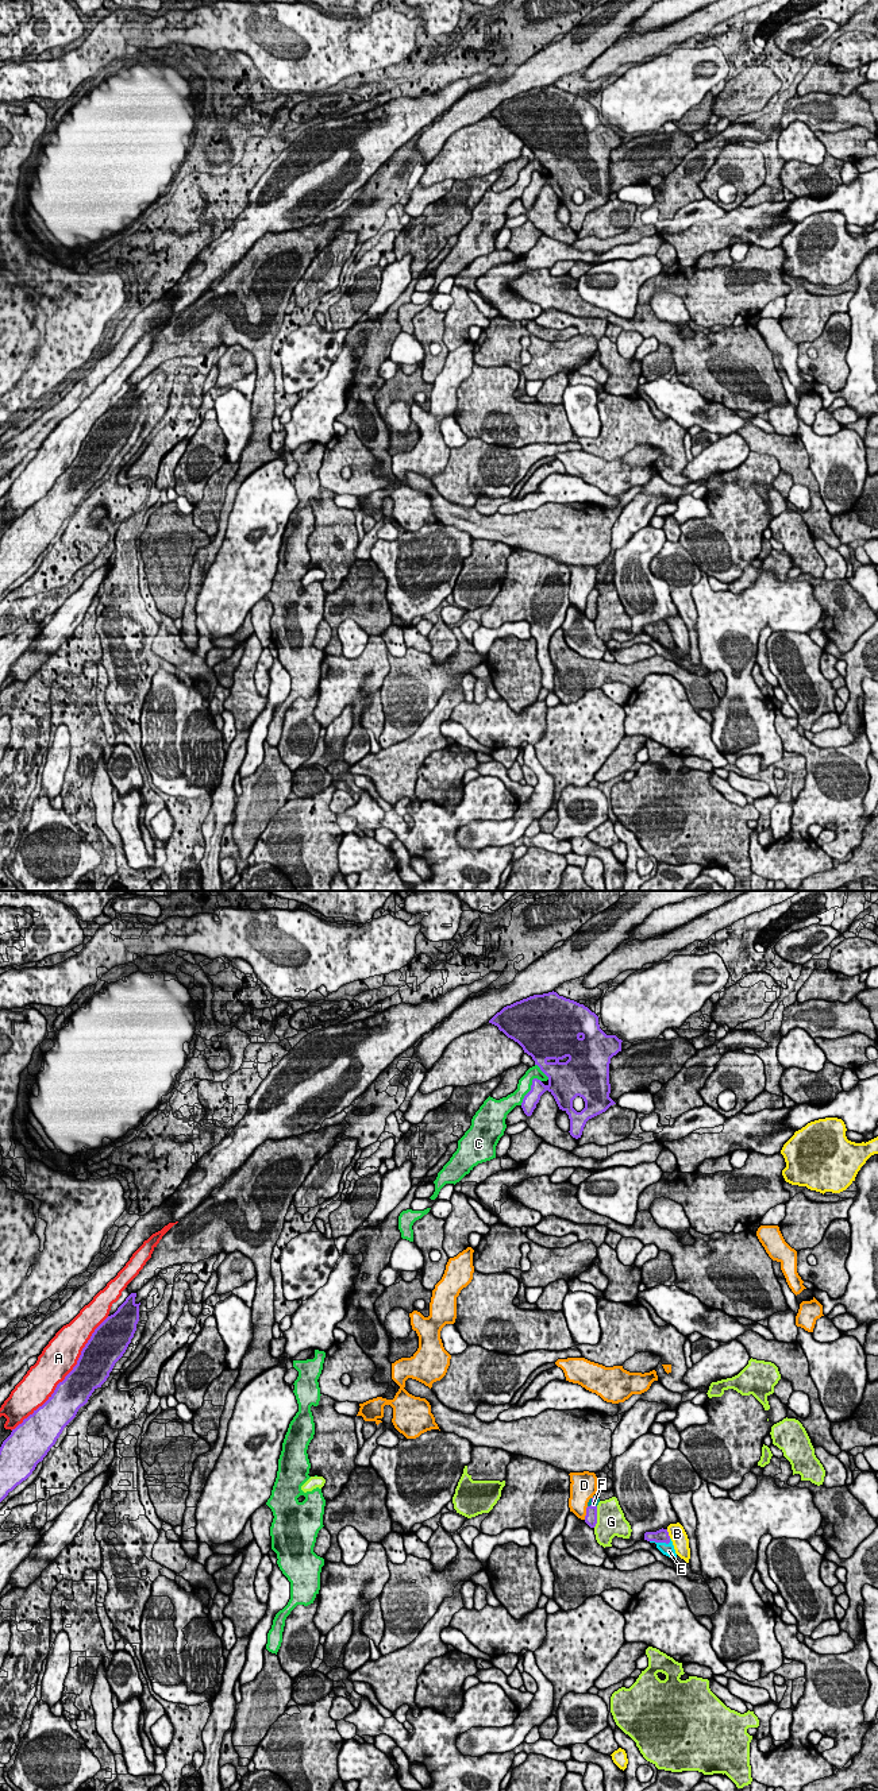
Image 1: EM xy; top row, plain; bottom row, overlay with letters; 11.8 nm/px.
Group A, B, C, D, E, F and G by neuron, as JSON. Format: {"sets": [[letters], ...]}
{"sets": [["A"], ["B"], ["C"], ["D"], ["E", "F"], ["G"]]}

